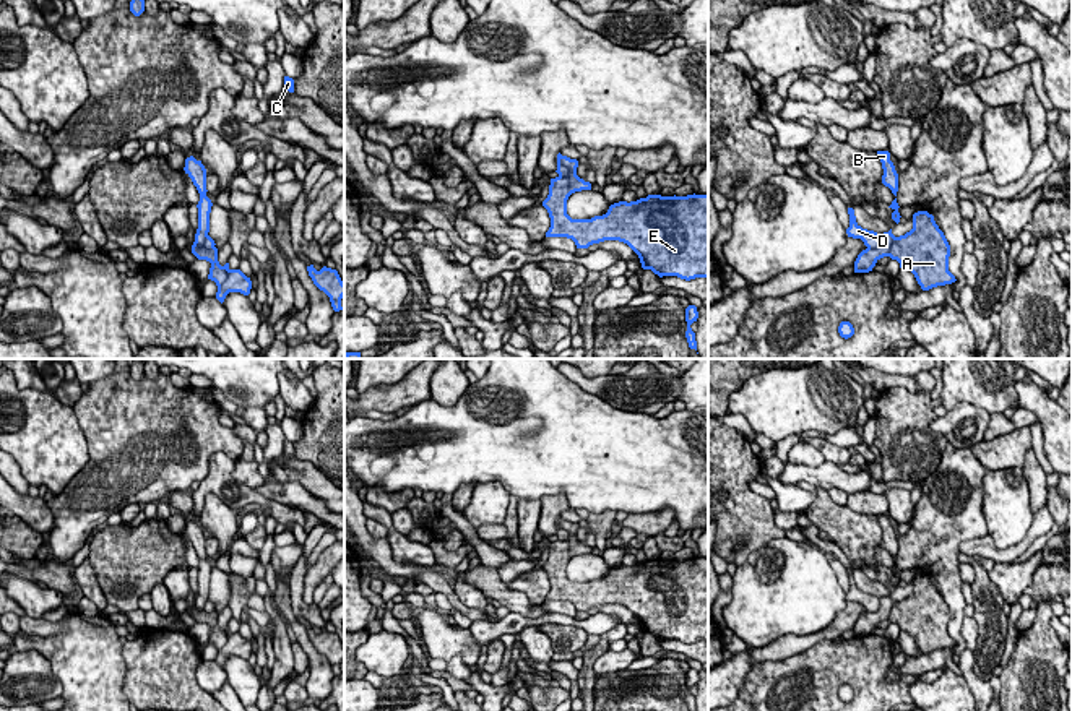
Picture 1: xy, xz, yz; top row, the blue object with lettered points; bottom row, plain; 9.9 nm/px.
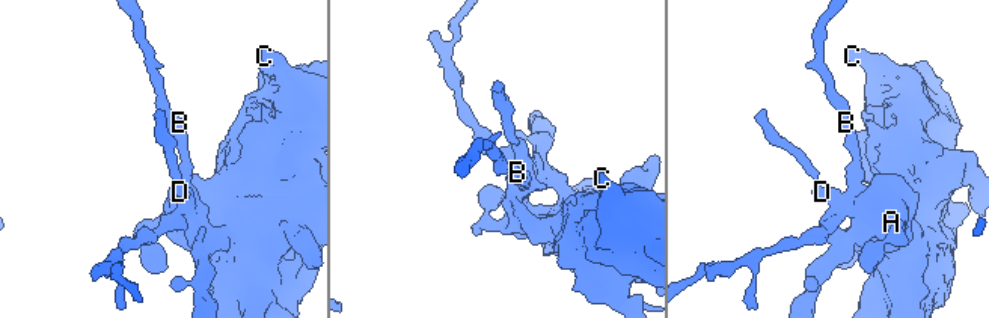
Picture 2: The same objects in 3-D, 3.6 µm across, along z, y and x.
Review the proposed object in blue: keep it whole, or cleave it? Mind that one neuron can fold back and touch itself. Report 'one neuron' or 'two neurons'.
two neurons

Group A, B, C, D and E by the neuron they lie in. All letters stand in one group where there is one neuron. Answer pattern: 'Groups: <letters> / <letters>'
Groups: A C D E / B

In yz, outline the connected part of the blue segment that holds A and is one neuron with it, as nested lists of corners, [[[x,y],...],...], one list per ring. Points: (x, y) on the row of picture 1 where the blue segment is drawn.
[[[927,211],[913,214],[913,229],[895,237],[887,256],[911,271],[923,291],[957,281],[949,271],[950,245]]]

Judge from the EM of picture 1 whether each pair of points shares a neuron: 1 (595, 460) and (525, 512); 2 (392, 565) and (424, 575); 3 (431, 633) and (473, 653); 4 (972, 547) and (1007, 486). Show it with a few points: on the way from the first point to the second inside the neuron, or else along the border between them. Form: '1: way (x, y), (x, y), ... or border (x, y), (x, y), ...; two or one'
1: border (518, 497), (538, 500); two
2: way (400, 568), (416, 572); one
3: way (440, 638), (463, 645); one
4: border (1027, 533), (1007, 547), (999, 547), (988, 534); two

